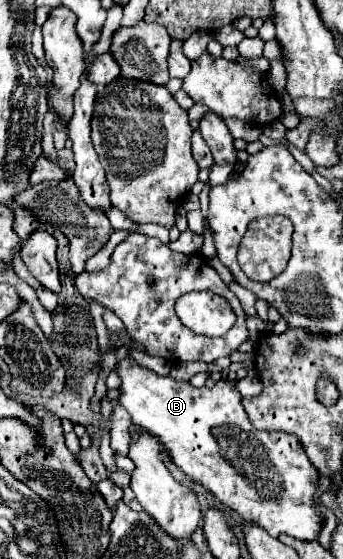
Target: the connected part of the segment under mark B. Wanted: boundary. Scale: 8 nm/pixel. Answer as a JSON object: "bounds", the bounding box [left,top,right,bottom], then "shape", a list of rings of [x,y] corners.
{"bounds":[117,356,321,540],"shape":[[[125,356],[117,362],[117,374],[121,378],[119,404],[129,412],[137,426],[143,426],[161,440],[171,460],[185,474],[201,482],[245,522],[263,526],[273,538],[277,538],[281,532],[299,540],[317,538],[321,530],[321,514],[313,508],[313,476],[319,472],[311,466],[303,446],[295,436],[285,432],[259,432],[251,426],[233,382],[219,380],[213,388],[195,388],[189,382],[177,382],[171,376],[159,376],[157,372],[137,364],[131,356]]]}

